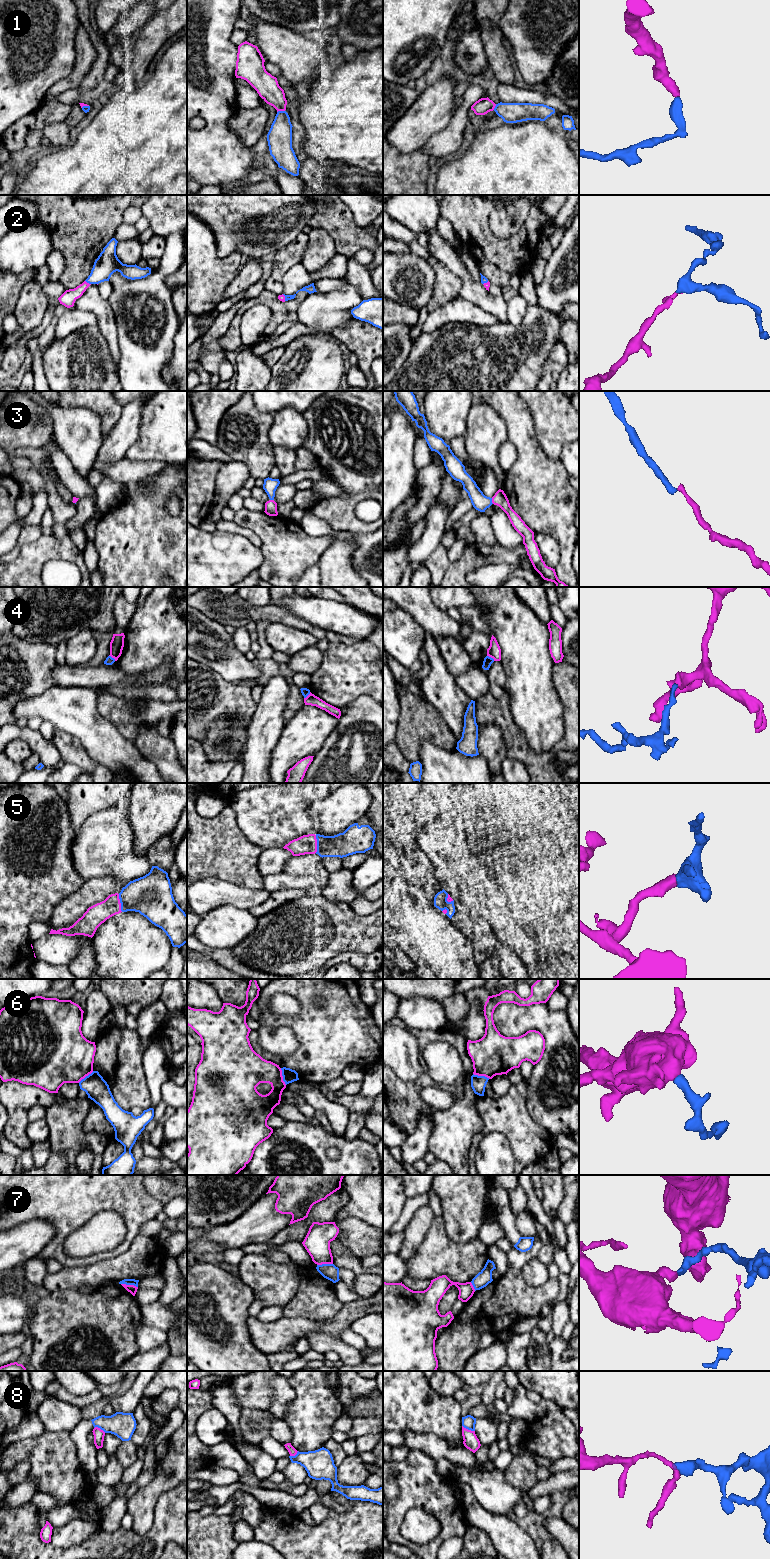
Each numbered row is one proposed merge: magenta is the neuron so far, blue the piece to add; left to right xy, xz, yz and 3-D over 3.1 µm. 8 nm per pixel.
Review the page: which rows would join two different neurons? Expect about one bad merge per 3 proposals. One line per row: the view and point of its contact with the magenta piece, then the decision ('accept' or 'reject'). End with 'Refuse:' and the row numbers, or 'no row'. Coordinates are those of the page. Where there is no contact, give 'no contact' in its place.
1: contact xz (280, 110); accept
2: contact xy (88, 283); accept
3: contact yz (492, 501); accept
4: contact yz (491, 657); reject
5: contact xy (120, 903); accept
6: contact xz (282, 1076); reject
7: contact xy (129, 1285); reject
8: contact yz (467, 1429); reject
Refuse: 4, 6, 7, 8

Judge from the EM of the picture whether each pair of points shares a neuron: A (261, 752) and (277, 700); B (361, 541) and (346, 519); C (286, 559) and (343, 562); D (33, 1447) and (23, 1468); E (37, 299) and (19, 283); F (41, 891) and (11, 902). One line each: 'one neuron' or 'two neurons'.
A: one neuron
B: two neurons
C: two neurons
D: two neurons
E: two neurons
F: one neuron

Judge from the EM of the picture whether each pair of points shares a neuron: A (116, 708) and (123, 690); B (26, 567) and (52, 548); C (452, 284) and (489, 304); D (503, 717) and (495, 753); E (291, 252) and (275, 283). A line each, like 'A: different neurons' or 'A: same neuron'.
A: different neurons
B: same neuron
C: different neurons
D: different neurons
E: same neuron

